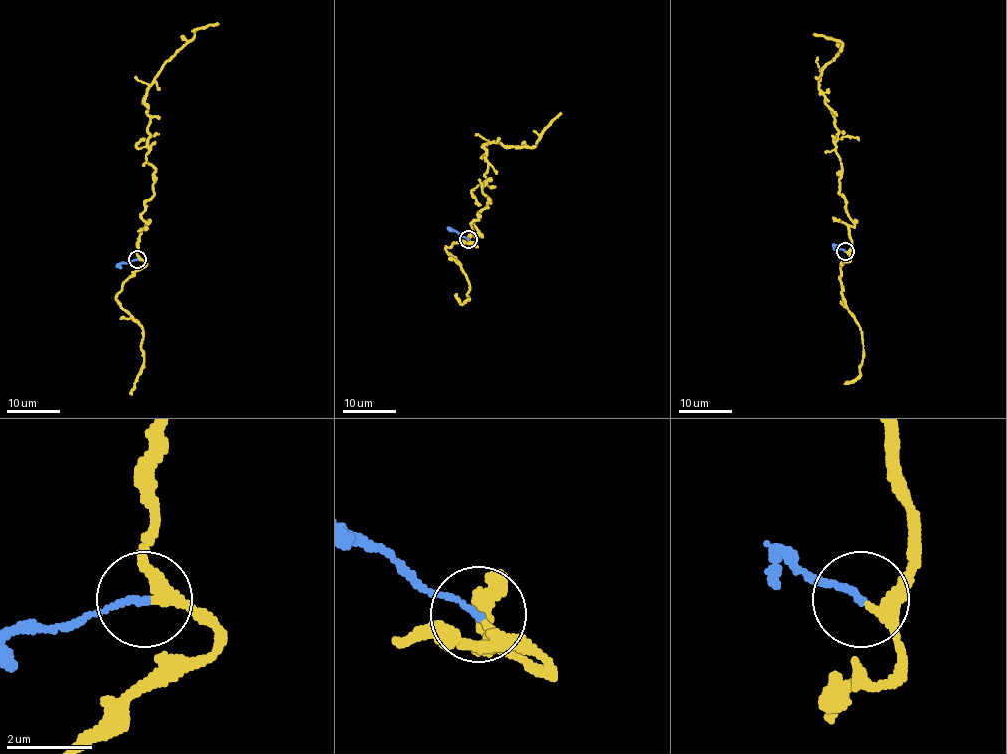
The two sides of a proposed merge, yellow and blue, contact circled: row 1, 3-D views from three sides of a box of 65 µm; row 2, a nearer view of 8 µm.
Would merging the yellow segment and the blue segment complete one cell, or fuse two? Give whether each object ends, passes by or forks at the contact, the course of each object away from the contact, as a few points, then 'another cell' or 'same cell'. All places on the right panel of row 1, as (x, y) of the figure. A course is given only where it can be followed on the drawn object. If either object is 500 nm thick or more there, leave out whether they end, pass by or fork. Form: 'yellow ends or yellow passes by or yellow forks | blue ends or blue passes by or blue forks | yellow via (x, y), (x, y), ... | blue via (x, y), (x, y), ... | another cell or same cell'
yellow passes by | blue ends | yellow via (845, 251), (854, 224), (839, 194), (838, 130), (818, 86), (822, 67), (838, 55), (842, 43), (814, 34) | blue via (845, 251), (833, 245) | same cell

